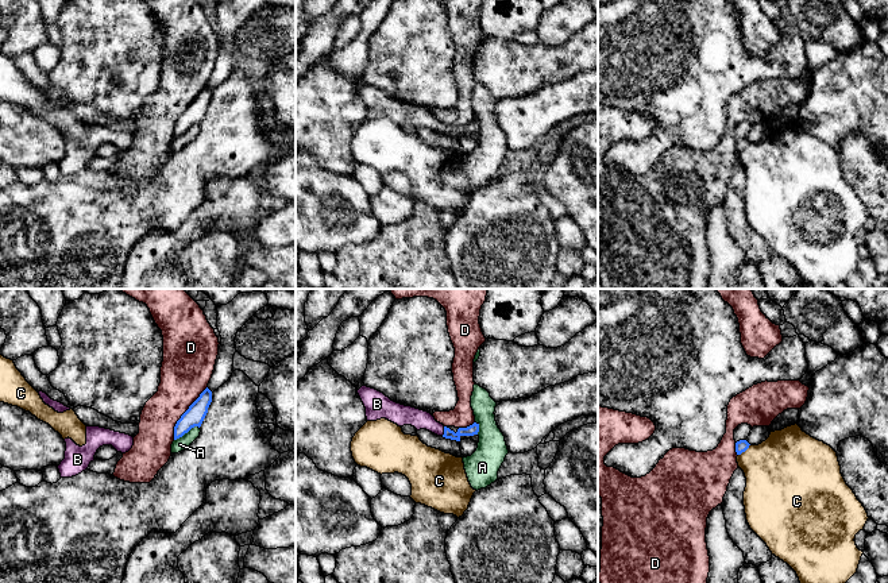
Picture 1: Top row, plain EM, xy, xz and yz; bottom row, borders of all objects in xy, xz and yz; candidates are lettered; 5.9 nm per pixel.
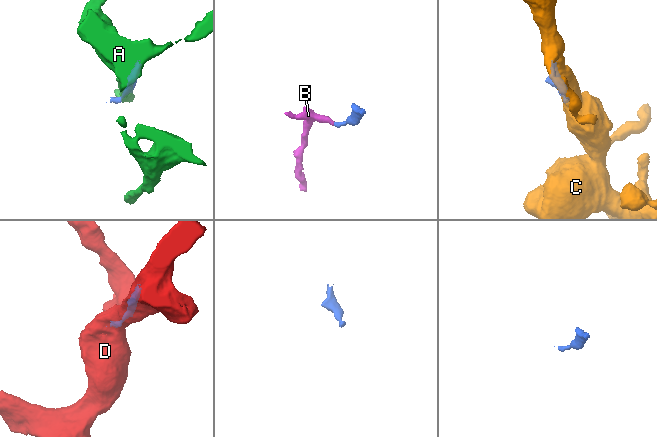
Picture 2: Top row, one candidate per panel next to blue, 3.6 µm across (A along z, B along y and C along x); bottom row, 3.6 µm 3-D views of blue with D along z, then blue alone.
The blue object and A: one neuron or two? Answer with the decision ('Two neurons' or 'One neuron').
Two neurons

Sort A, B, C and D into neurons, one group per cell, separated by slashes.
A / B / C / D

